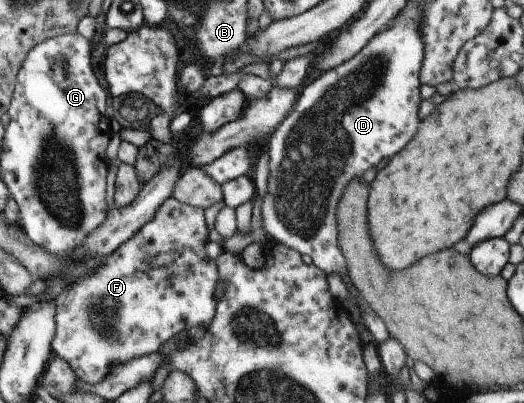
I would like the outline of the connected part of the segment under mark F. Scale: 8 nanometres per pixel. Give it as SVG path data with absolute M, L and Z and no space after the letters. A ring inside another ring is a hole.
M173 196L165 200L148 224L108 255L91 275L74 281L57 298L55 356L66 360L78 379L98 384L116 364L157 353L180 332L198 324L210 324L217 313L215 288L221 276L217 259L208 258L206 252L208 231L203 208L184 204Z

